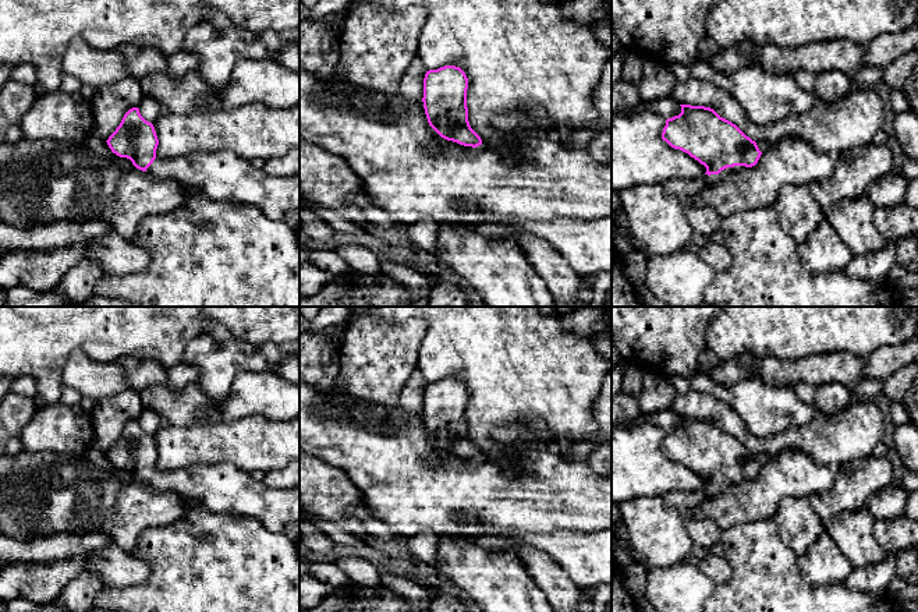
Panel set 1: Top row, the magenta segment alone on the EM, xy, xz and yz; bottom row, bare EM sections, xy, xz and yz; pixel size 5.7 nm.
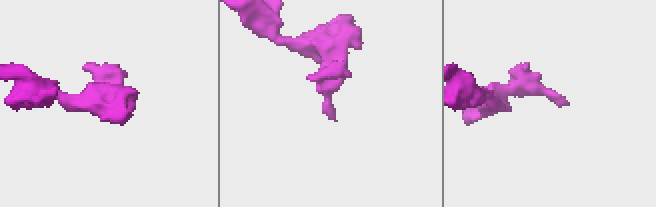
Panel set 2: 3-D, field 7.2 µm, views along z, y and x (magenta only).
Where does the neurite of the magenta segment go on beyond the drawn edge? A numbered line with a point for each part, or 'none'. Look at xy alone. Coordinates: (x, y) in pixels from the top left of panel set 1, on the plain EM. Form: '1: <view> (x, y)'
1: xy (223, 488)

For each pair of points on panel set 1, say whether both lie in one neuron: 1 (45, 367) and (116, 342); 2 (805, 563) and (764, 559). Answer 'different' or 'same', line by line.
1: same
2: different

